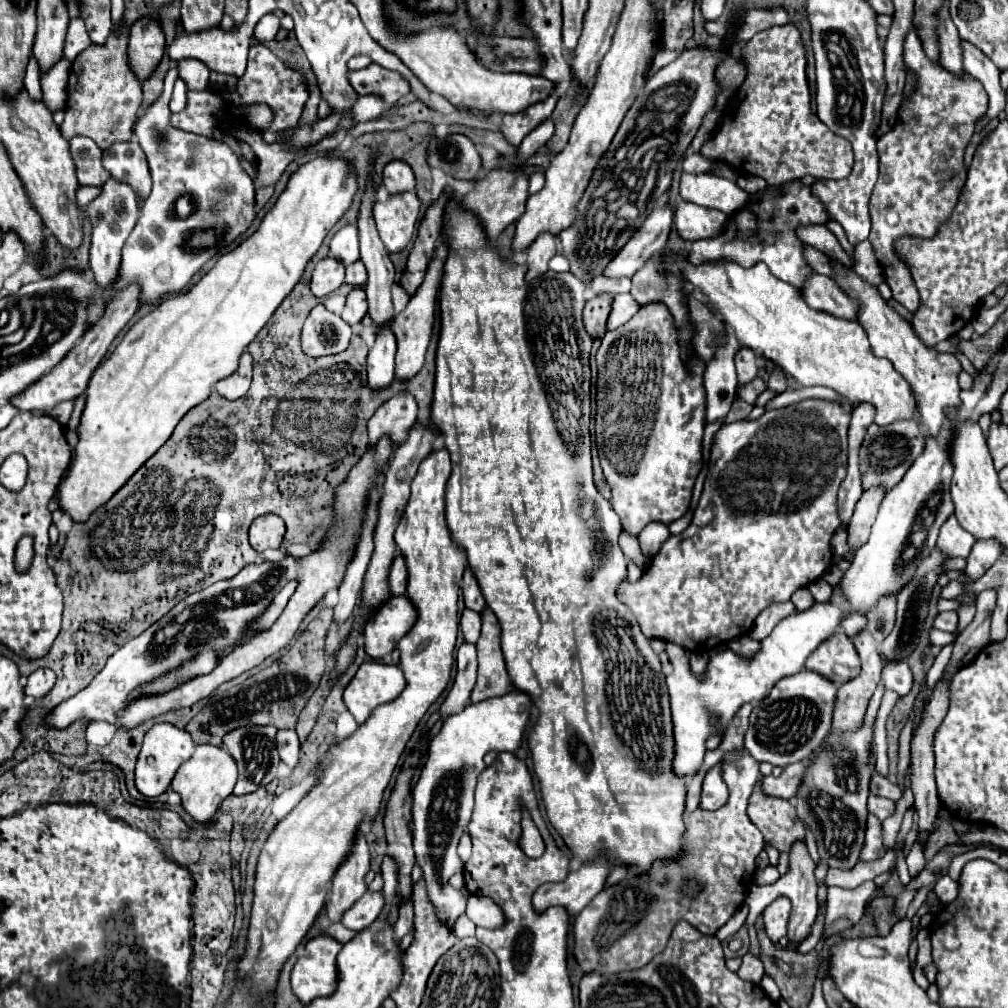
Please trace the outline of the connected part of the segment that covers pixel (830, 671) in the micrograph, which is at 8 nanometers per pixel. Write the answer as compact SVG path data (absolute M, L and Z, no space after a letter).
M834 634L810 654L806 668L828 678L836 686L842 686L860 674L860 658L846 634Z

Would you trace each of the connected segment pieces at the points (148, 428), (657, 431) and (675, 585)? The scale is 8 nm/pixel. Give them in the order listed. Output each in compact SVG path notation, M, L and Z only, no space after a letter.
M318 156L306 162L292 174L284 194L280 194L260 228L246 238L246 242L218 258L210 272L188 292L164 298L160 306L142 316L124 334L122 342L90 378L84 410L76 428L78 444L74 460L66 478L58 486L58 506L62 512L70 514L74 522L86 522L98 506L104 506L128 482L128 478L132 478L142 464L164 446L184 414L204 402L218 380L228 378L238 370L238 358L298 284L308 260L316 254L328 230L350 208L354 194L356 176L350 172L346 160Z
M650 304L616 330L604 334L596 354L598 388L596 388L596 448L606 482L612 490L612 508L622 520L622 530L638 536L650 522L672 524L690 508L696 476L702 468L702 434L704 434L704 362L696 356L690 364L680 358L678 332L664 304Z
M802 400L794 406L780 408L780 410L768 410L764 416L756 420L742 420L742 422L732 422L724 424L712 444L712 456L710 456L710 468L704 480L704 490L700 496L700 502L694 510L692 524L678 536L670 536L662 550L650 560L650 568L642 574L642 578L632 584L628 580L622 582L618 590L618 598L634 612L634 616L640 622L642 632L648 638L660 638L666 642L674 642L688 652L708 652L710 648L724 644L736 636L748 634L752 630L752 624L756 616L768 608L772 602L786 602L790 596L820 576L828 572L832 566L832 548L830 548L830 538L836 532L840 518L838 518L838 508L836 508L836 492L840 488L842 478L846 476L846 460L848 460L848 426L850 426L850 412L842 408L840 402L830 402L830 400Z

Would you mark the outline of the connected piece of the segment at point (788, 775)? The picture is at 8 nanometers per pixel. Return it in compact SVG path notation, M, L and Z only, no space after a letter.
M798 762L792 766L786 766L784 772L776 778L776 776L764 776L762 778L762 792L774 798L784 798L790 800L794 798L800 782L802 782L802 774L806 772L808 762Z

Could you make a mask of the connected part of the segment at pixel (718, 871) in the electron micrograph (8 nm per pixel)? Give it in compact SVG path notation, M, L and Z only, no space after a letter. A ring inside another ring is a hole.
M734 750L728 752L722 758L722 780L726 782L730 790L730 800L726 806L720 810L694 810L690 812L684 822L686 822L686 850L684 856L676 862L662 864L656 862L654 868L648 874L638 876L628 876L616 886L604 888L576 918L572 924L574 932L574 958L582 966L584 974L596 972L596 974L618 974L622 970L636 970L646 966L656 954L660 954L666 948L666 942L670 938L670 932L678 920L688 920L696 930L702 934L714 936L718 928L722 928L728 918L740 908L744 902L746 890L752 886L754 880L754 870L756 870L756 856L764 848L764 838L760 830L750 822L746 814L748 798L754 790L754 784L760 780L760 770L758 762L746 754L744 750ZM688 878L696 878L702 884L702 892L698 898L686 898L682 896L682 886Z

